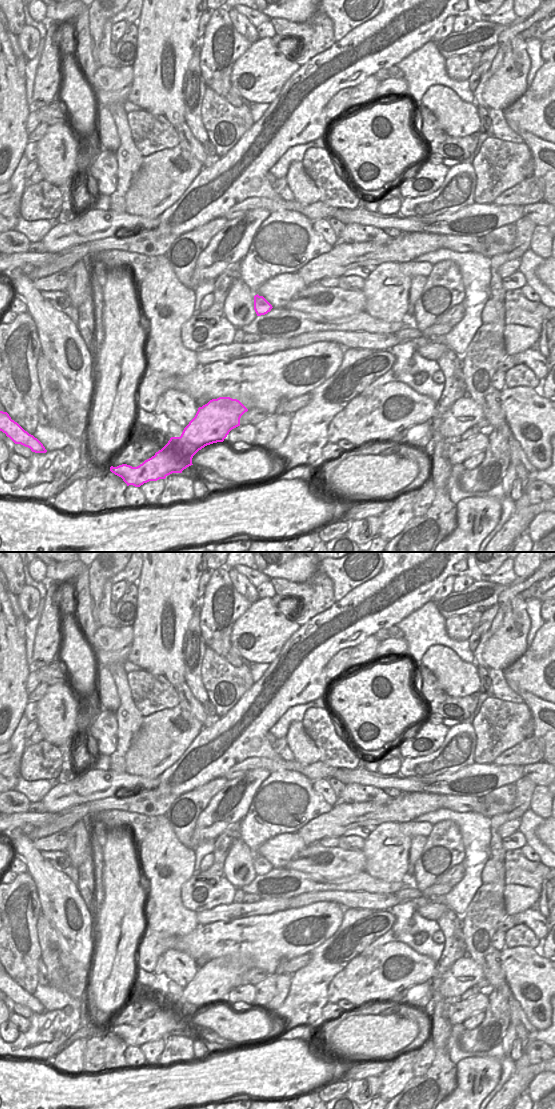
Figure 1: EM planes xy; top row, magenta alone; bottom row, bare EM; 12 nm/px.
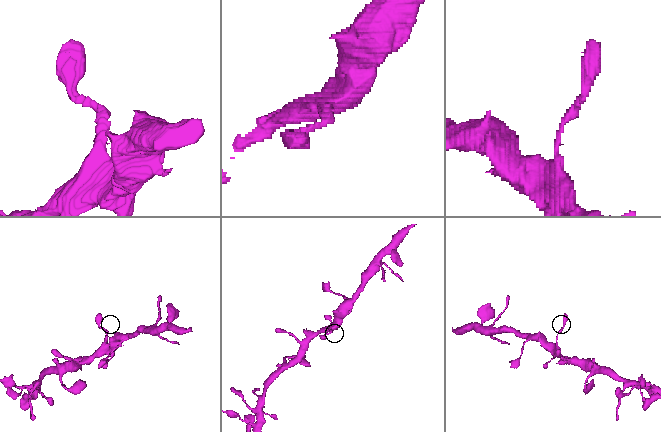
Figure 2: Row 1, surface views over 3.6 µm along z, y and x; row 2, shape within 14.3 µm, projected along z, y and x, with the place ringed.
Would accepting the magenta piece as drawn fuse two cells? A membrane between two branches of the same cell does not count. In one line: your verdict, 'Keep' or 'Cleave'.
Keep

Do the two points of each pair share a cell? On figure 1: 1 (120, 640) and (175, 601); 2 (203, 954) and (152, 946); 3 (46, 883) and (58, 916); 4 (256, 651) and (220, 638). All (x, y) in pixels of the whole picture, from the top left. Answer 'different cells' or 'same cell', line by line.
1: different cells
2: same cell
3: same cell
4: different cells

